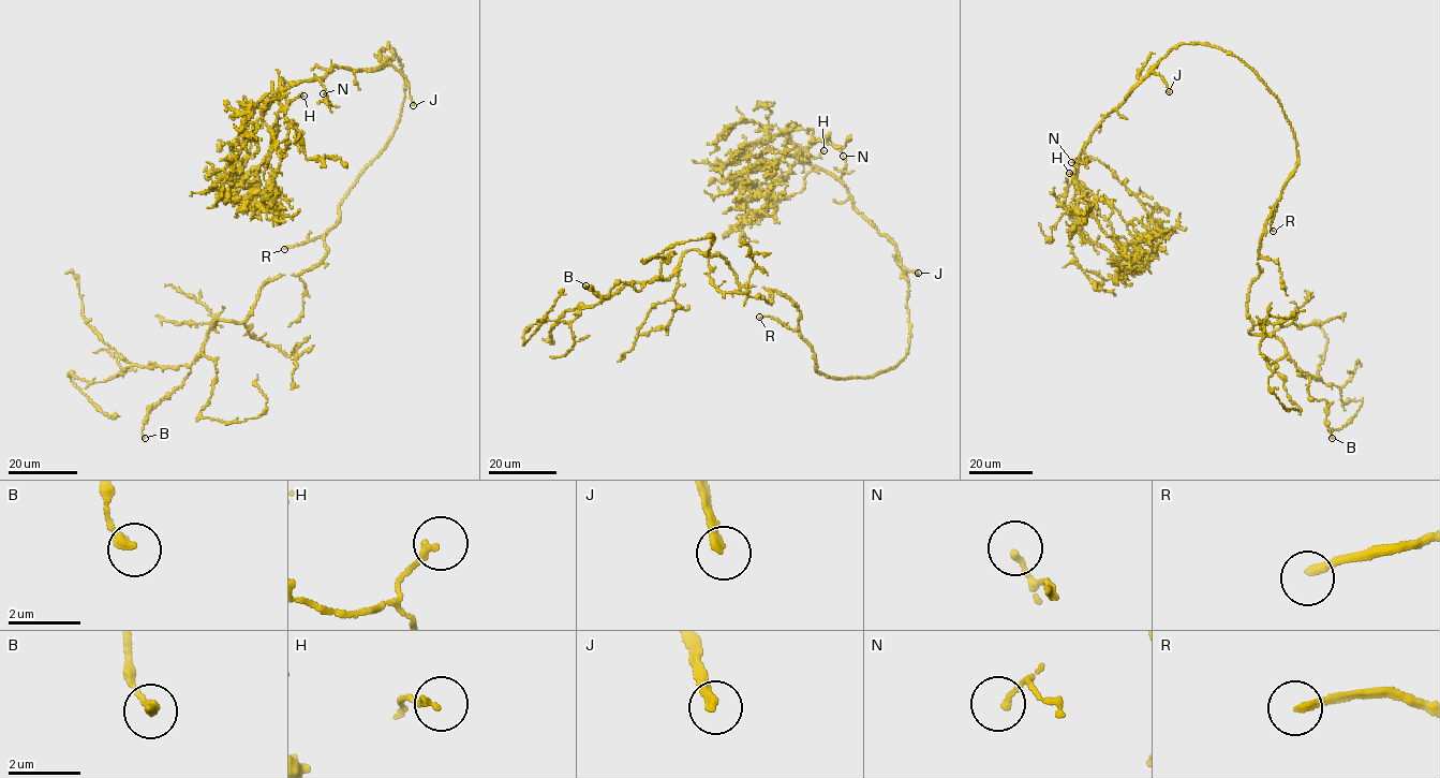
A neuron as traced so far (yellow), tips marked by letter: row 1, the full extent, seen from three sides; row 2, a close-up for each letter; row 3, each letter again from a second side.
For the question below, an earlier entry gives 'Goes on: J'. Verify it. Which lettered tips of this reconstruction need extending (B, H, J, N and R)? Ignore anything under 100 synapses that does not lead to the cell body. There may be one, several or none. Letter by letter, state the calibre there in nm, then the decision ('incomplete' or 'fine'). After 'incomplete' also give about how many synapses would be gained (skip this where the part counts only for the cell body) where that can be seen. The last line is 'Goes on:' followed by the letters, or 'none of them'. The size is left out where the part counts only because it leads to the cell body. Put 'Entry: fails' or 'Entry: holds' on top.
Entry: fails
B: 240 nm thick; fine
H: 160 nm thick; fine
J: 280 nm thick; incomplete
N: 150 nm thick; fine
R: 200 nm thick; incomplete; about 180 synapses
Goes on: J, R

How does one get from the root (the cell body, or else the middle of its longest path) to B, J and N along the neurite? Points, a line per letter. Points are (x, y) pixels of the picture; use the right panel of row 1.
B: (1295, 138), (1296, 167), (1262, 236), (1248, 331), (1277, 336), (1310, 376), (1309, 396), (1327, 402), (1332, 438)
J: (1295, 138), (1278, 98), (1243, 61), (1219, 48), (1201, 44), (1175, 45), (1152, 71), (1161, 77), (1169, 91)
N: (1295, 138), (1278, 98), (1243, 61), (1215, 47), (1178, 44), (1096, 127), (1084, 147), (1087, 161), (1071, 162)

